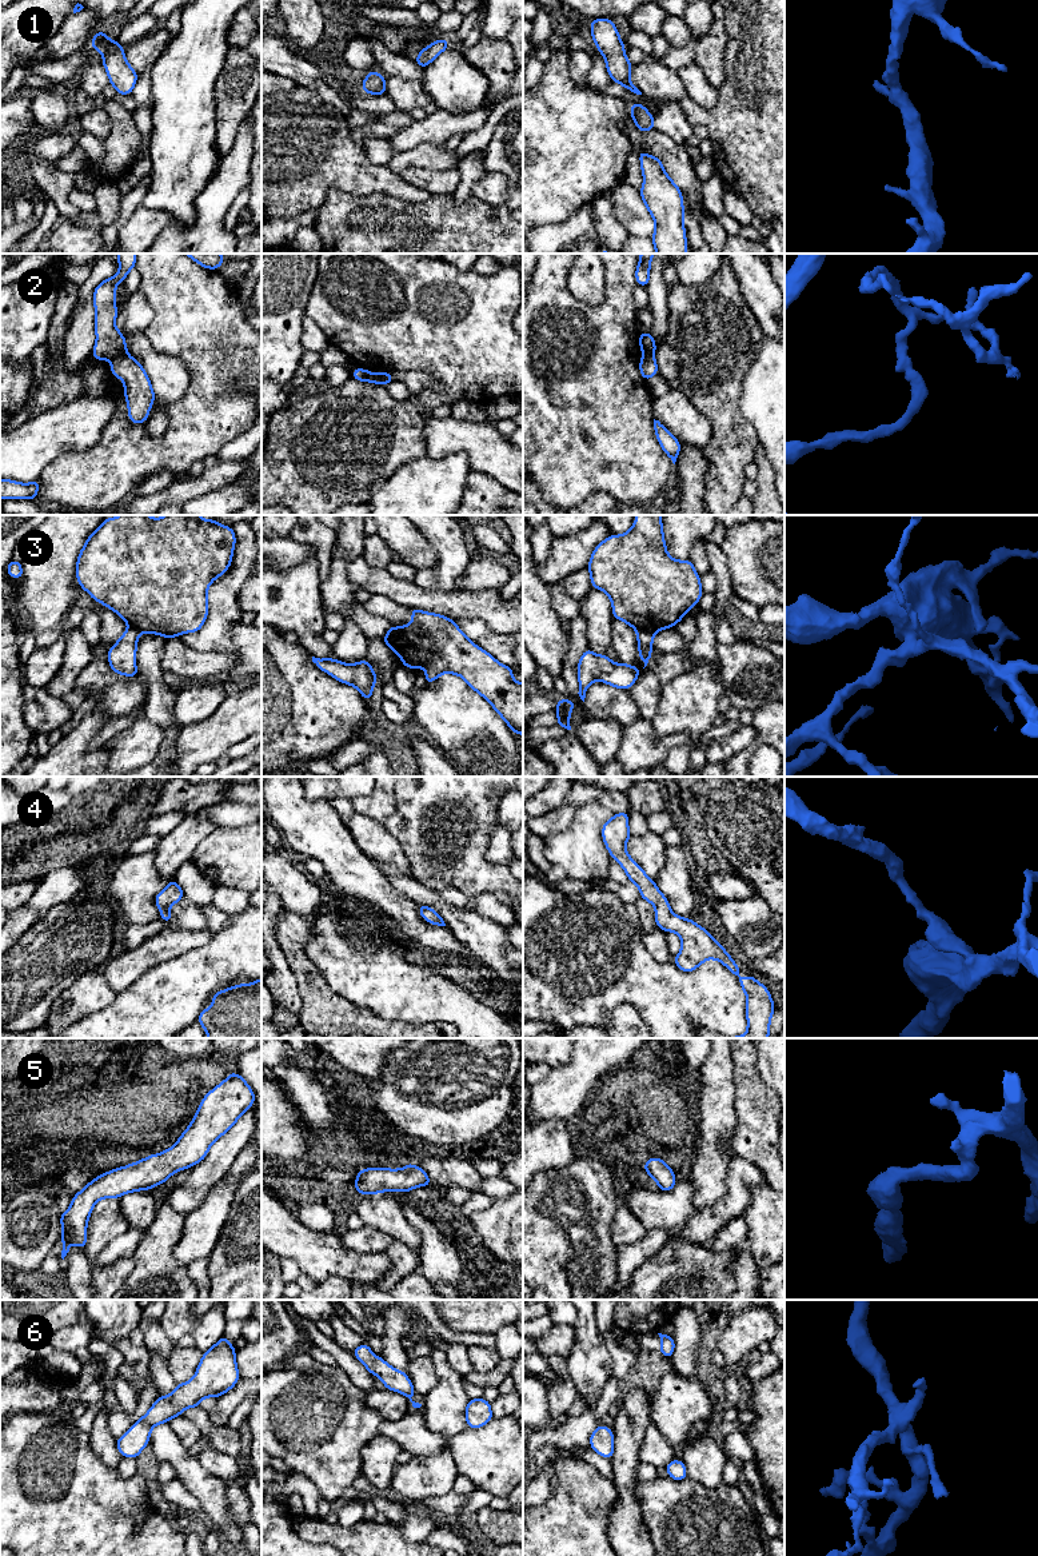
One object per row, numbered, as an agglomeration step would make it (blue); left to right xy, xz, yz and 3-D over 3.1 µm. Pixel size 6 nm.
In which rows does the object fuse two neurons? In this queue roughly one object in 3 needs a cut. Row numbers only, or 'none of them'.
2, 3

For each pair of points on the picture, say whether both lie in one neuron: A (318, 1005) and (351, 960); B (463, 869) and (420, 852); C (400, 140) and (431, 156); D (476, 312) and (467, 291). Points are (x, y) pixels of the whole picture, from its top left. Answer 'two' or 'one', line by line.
A: two
B: one
C: two
D: one

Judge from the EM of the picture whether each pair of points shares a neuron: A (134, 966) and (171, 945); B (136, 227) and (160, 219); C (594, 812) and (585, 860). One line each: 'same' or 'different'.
A: same
B: same
C: same

